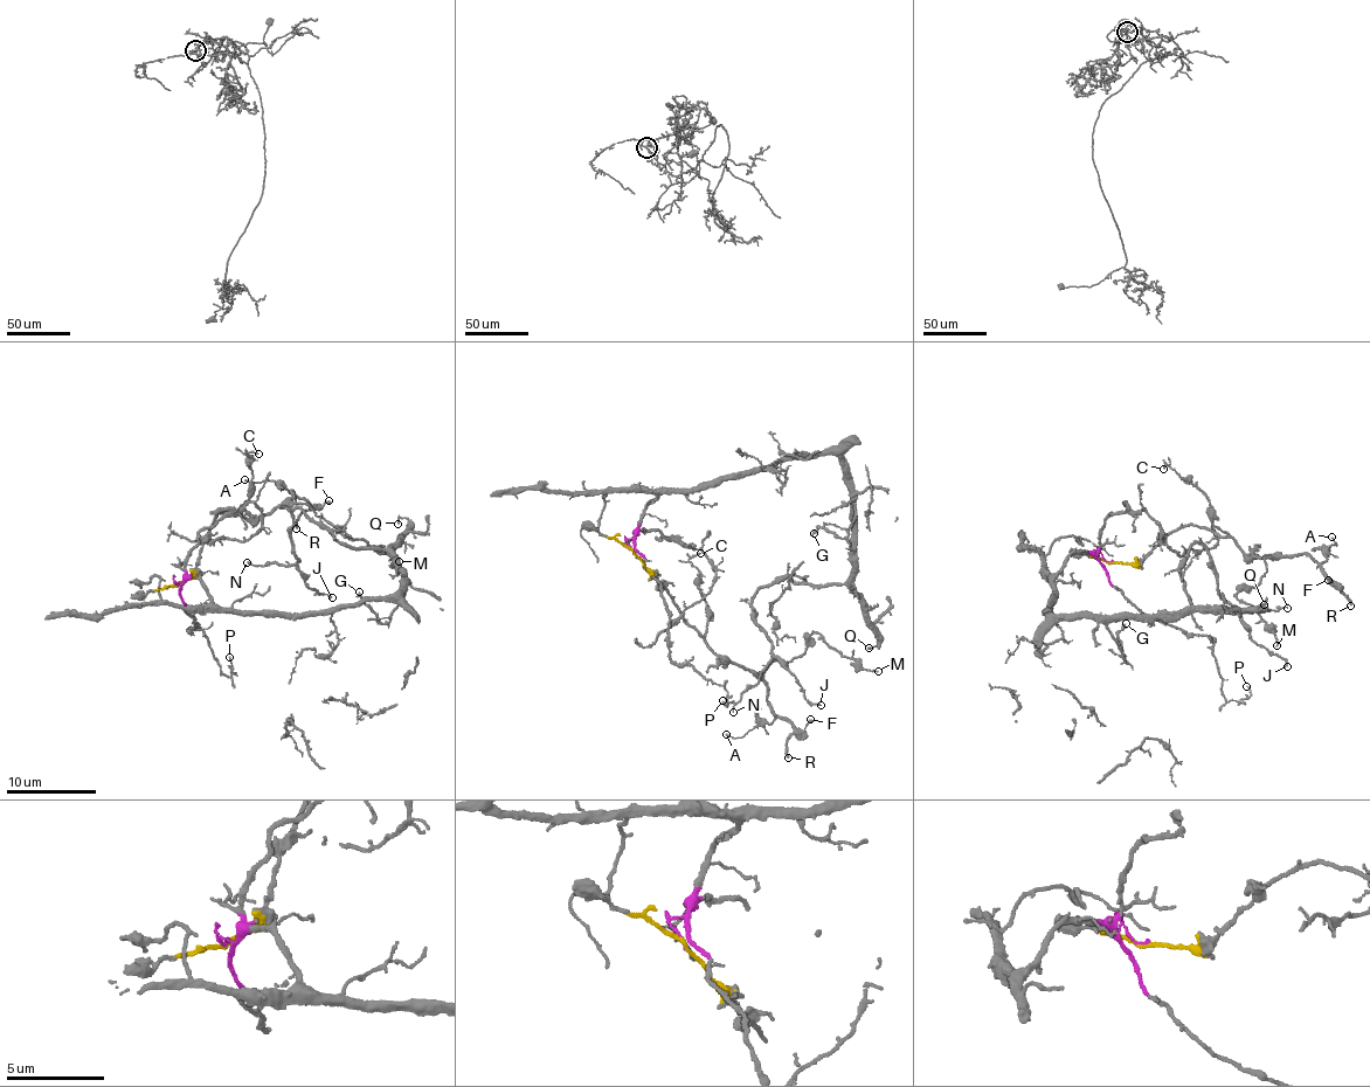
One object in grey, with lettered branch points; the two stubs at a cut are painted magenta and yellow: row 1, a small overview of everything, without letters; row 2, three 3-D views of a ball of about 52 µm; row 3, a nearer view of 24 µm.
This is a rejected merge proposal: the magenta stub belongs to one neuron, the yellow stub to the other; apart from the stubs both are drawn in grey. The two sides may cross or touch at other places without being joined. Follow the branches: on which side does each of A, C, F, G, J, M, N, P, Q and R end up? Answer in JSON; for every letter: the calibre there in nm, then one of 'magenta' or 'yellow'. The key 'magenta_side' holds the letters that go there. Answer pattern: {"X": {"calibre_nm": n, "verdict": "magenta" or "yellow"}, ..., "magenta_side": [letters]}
{"A": {"calibre_nm": 100, "verdict": "yellow"}, "C": {"calibre_nm": 130, "verdict": "yellow"}, "F": {"calibre_nm": 170, "verdict": "yellow"}, "G": {"calibre_nm": 200, "verdict": "magenta"}, "J": {"calibre_nm": 140, "verdict": "magenta"}, "M": {"calibre_nm": 130, "verdict": "yellow"}, "N": {"calibre_nm": 70, "verdict": "magenta"}, "P": {"calibre_nm": 100, "verdict": "magenta"}, "Q": {"calibre_nm": 150, "verdict": "magenta"}, "R": {"calibre_nm": 190, "verdict": "yellow"}, "magenta_side": ["G", "J", "N", "P", "Q"]}

